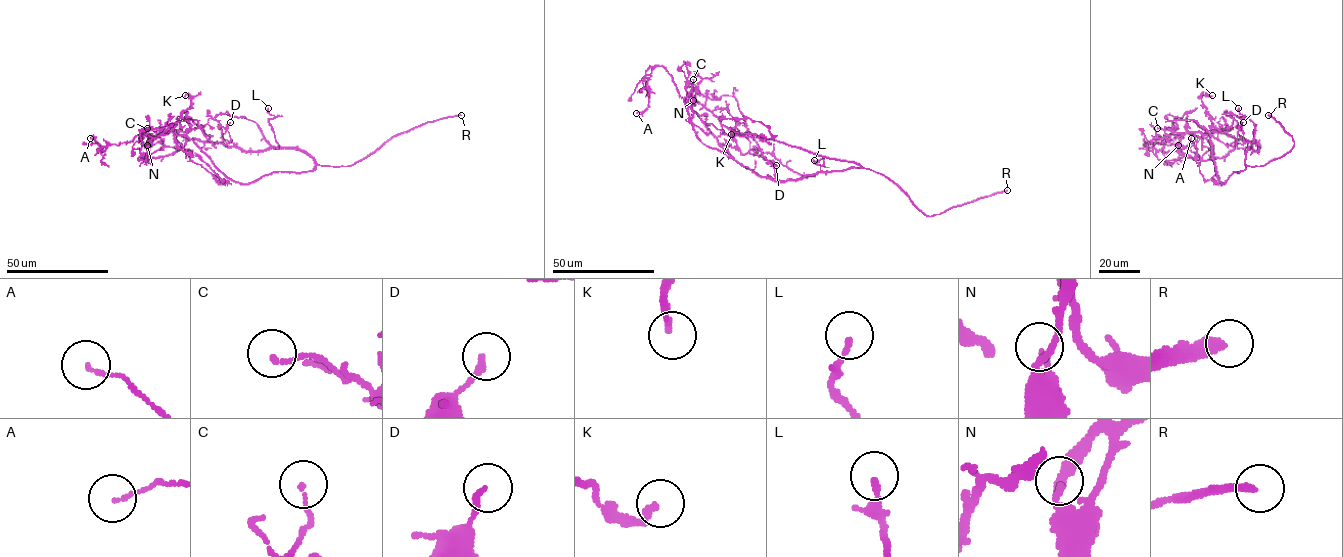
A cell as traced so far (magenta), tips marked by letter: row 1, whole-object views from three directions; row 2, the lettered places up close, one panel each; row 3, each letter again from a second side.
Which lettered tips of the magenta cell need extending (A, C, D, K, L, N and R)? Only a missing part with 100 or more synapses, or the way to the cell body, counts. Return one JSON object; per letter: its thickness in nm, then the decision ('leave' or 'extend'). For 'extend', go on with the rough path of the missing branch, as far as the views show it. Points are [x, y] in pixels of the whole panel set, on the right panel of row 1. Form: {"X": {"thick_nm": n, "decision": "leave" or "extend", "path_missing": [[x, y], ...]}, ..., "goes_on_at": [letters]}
{"A": {"thick_nm": 110, "decision": "leave"}, "C": {"thick_nm": 140, "decision": "leave"}, "D": {"thick_nm": 200, "decision": "leave"}, "K": {"thick_nm": 190, "decision": "leave"}, "L": {"thick_nm": 160, "decision": "leave"}, "N": {"thick_nm": 240, "decision": "leave"}, "R": {"thick_nm": 320, "decision": "extend", "path_missing": [[1268, 115], [1249, 121]]}, "goes_on_at": ["R"]}

